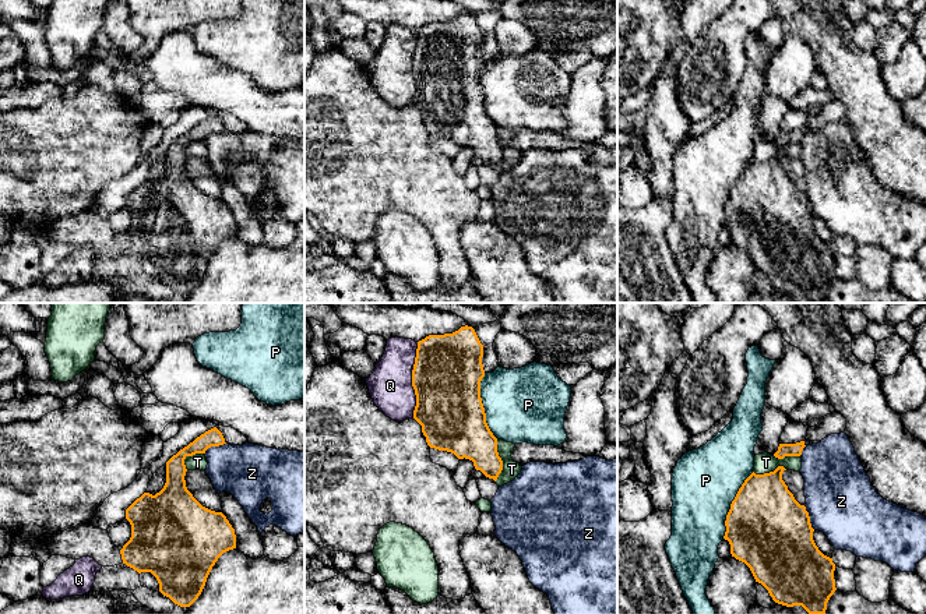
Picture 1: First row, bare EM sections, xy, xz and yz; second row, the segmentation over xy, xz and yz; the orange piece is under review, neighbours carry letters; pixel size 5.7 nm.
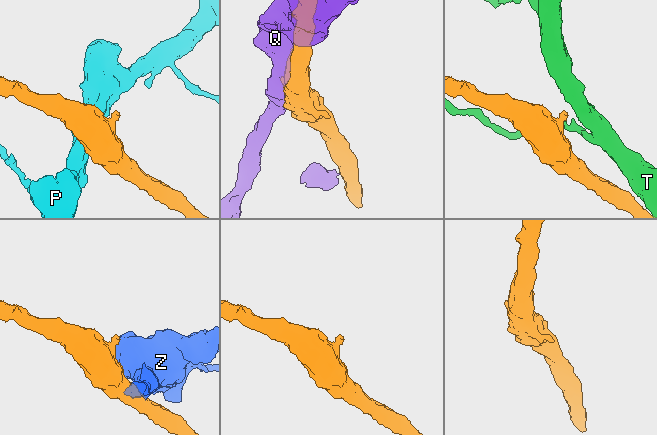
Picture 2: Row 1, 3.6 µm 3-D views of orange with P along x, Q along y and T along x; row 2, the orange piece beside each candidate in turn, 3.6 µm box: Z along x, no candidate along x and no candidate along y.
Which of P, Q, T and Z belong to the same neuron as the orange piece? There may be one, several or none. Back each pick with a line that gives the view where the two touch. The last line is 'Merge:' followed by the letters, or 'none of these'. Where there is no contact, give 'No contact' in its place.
Merge: none of these

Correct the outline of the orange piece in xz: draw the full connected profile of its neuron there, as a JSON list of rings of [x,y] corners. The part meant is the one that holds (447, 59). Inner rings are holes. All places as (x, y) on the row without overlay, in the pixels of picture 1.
[[[468,13],[453,21],[429,22],[419,28],[412,57],[416,82],[413,106],[422,113],[430,135],[472,148],[476,158],[496,169],[503,158],[503,148],[497,140],[497,126],[486,110],[480,85],[480,68],[485,64],[482,45],[483,32]]]

